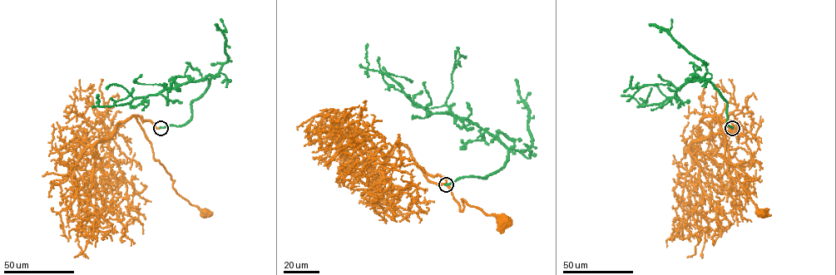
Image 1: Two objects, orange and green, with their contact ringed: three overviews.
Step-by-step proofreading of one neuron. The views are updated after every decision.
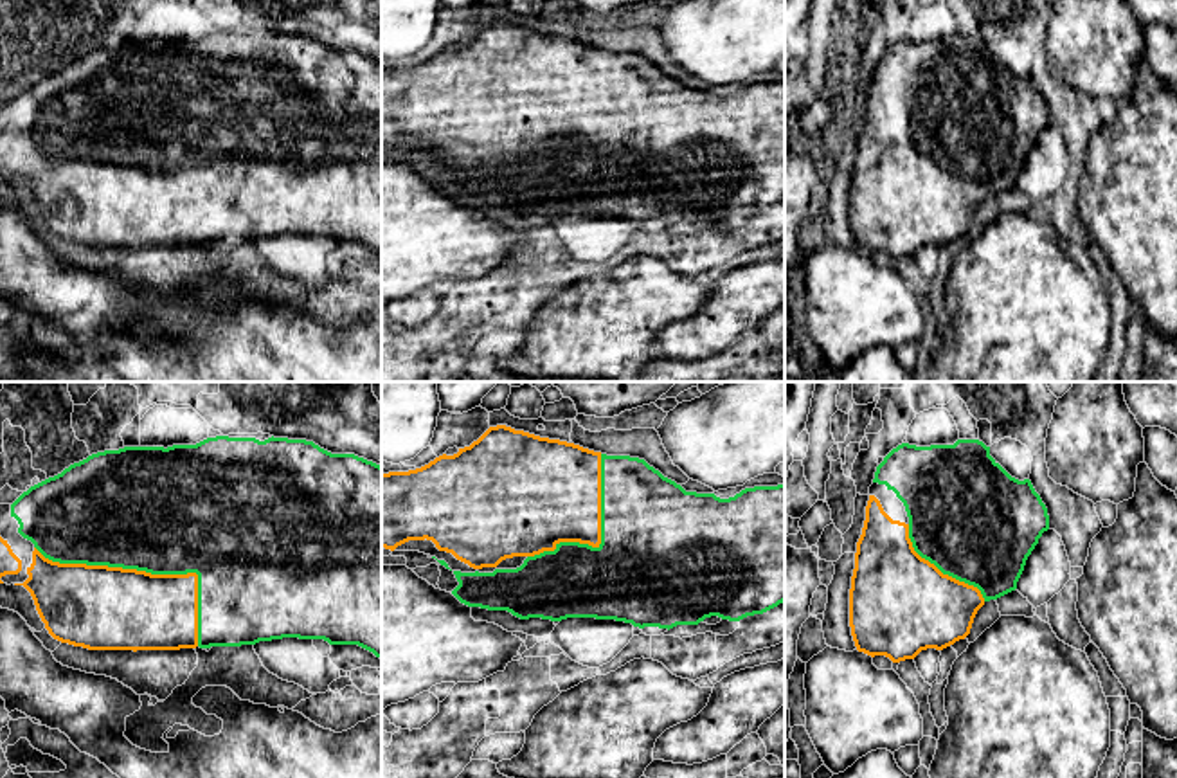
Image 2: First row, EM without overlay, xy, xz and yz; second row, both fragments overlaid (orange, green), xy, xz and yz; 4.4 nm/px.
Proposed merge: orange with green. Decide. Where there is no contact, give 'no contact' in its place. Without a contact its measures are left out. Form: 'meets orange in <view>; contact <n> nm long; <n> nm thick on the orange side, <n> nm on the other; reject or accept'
meets orange in xy; contact 850 nm long; 360 nm thick on the orange side, 500 nm on the other; accept

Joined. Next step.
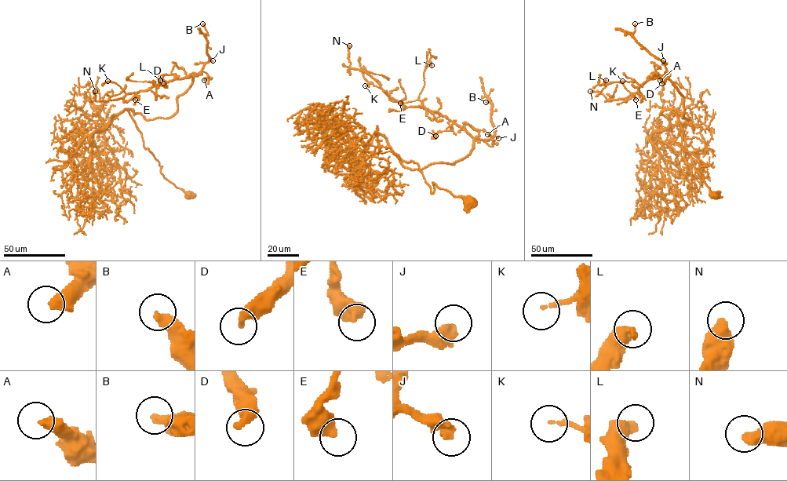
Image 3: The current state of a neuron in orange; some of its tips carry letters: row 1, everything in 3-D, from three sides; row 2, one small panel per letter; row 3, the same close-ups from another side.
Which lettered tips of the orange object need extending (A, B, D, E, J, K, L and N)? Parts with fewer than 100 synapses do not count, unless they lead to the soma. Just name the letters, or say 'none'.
none

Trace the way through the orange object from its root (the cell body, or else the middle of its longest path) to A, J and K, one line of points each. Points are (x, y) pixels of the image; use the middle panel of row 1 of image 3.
A: (469, 203), (433, 182), (431, 193), (391, 147), (422, 169), (463, 159), (475, 139), (492, 147), (487, 134)
J: (469, 203), (433, 182), (431, 193), (391, 147), (422, 169), (498, 138)
K: (469, 203), (433, 182), (431, 193), (391, 147), (422, 169), (463, 159), (473, 139), (365, 85)

